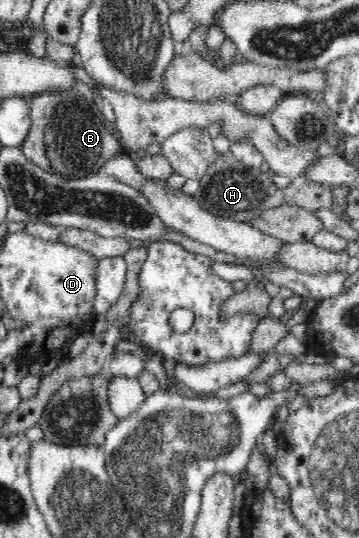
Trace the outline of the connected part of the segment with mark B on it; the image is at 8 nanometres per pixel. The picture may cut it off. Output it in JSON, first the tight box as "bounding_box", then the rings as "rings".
{"bounding_box":[21,90,119,180],"rings":[[[58,90],[35,94],[28,106],[31,126],[21,149],[35,166],[77,180],[101,170],[108,158],[118,154],[119,145],[112,127],[102,120],[101,113],[87,112],[85,102]]]}

